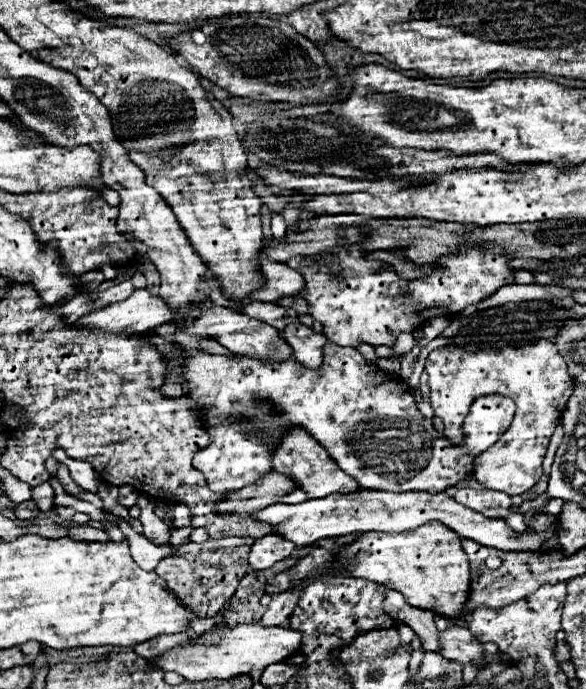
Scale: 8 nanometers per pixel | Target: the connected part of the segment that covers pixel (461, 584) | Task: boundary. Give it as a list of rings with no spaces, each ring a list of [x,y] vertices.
[[[432,521],[428,525],[422,525],[404,533],[374,533],[372,531],[372,533],[364,533],[360,539],[348,545],[348,553],[338,553],[334,561],[334,569],[330,569],[330,573],[346,573],[352,577],[362,577],[362,579],[382,583],[388,589],[400,591],[412,607],[428,609],[446,619],[460,619],[460,605],[468,601],[468,585],[472,581],[468,555],[464,553],[460,541],[462,539],[458,537],[458,533],[452,533],[452,529],[446,529],[438,521]]]

